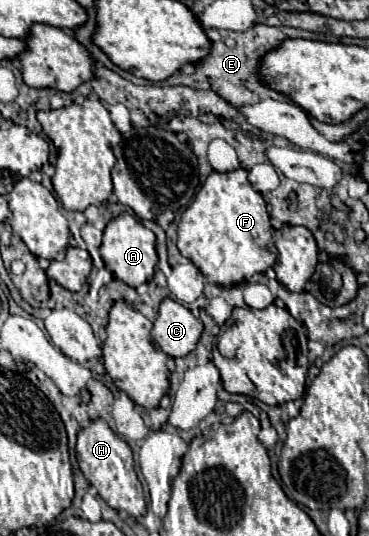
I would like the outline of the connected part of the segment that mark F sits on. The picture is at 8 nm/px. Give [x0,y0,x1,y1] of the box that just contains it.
[178,169,278,285]

